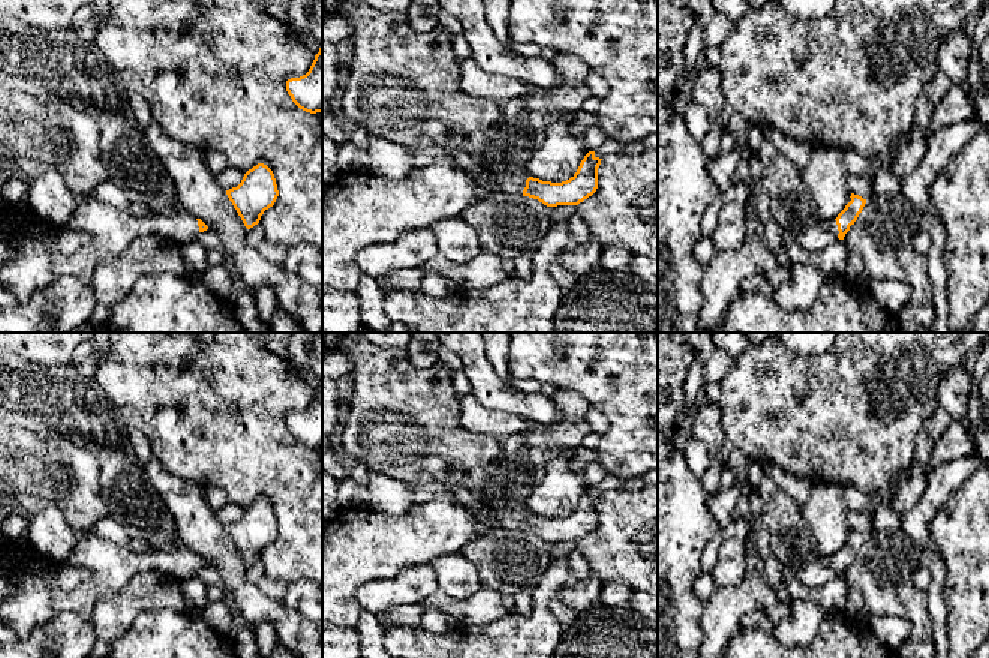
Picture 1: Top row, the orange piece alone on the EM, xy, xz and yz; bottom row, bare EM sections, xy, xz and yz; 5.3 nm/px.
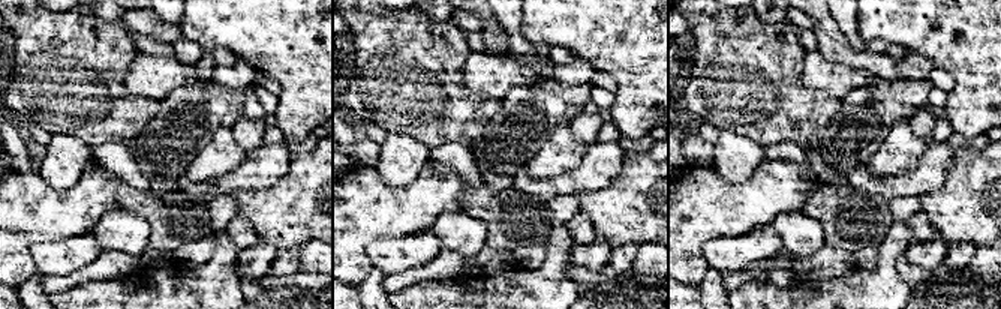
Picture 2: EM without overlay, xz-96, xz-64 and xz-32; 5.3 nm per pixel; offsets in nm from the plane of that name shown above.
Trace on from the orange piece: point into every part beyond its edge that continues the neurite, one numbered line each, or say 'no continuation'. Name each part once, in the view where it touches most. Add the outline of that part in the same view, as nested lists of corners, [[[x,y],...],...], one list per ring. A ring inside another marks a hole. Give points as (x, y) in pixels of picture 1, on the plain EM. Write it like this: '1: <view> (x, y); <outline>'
1: xz (358, 546); [[[444,495],[429,502],[411,504],[402,517],[384,517],[367,508],[340,508],[331,520],[322,522],[322,628],[355,628],[363,612],[355,598],[357,588],[369,580],[394,577],[403,568],[427,564],[438,556],[459,553],[469,541],[492,529],[523,531],[529,510],[524,502],[511,502],[502,508],[481,508],[477,516],[454,498]]]

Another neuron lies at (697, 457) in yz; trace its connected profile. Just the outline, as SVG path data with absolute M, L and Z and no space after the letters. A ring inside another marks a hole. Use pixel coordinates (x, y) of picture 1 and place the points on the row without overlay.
M697 439L688 444L683 454L689 471L698 478L706 474L713 460L706 447Z

